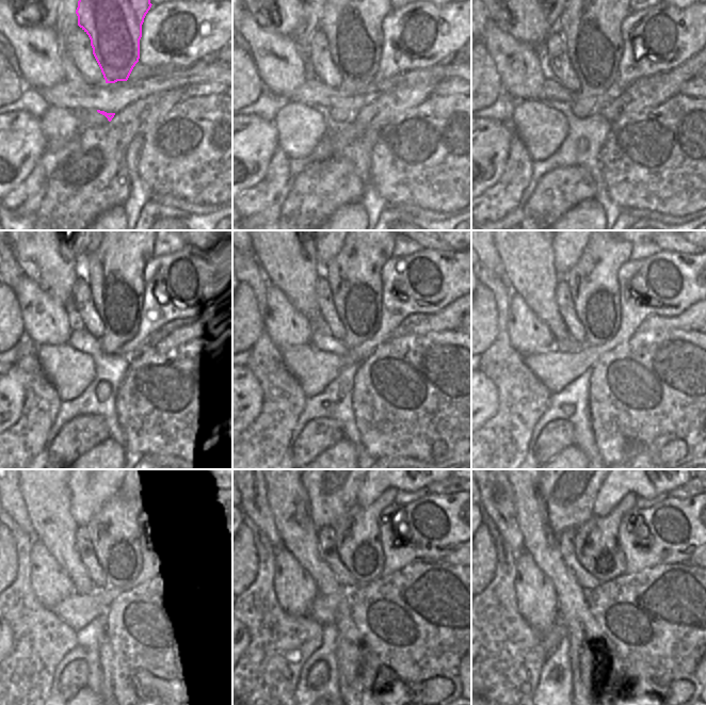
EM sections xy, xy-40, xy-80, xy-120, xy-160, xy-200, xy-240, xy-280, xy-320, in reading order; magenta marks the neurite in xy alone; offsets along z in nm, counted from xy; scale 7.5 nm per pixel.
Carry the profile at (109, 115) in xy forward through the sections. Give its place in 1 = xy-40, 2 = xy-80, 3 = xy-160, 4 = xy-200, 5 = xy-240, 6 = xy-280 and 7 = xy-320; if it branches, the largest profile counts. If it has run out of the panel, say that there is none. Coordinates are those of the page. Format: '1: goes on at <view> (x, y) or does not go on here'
1: goes on at xy-40 (350, 115)
2: goes on at xy-80 (591, 22)
3: goes on at xy-160 (354, 276)
4: goes on at xy-200 (593, 282)
5: goes on at xy-240 (115, 533)
6: goes on at xy-280 (357, 534)
7: goes on at xy-320 (597, 548)

